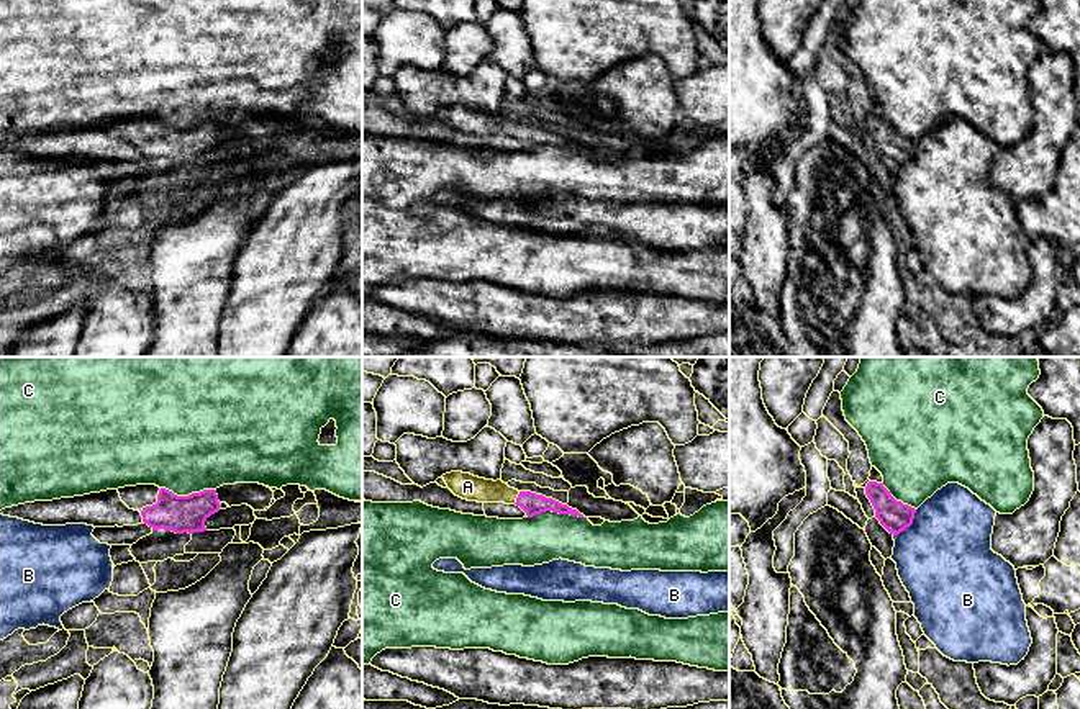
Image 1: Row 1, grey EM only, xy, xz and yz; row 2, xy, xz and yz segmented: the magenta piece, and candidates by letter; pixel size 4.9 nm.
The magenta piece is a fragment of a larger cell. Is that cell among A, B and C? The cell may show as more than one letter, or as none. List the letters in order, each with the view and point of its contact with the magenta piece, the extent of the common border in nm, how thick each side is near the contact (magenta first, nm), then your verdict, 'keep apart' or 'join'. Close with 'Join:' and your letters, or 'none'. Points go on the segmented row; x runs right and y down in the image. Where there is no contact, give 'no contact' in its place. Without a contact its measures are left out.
A: xz (517, 498) | 70 nm | 110/130 nm | join
B: yz (908, 526) | 180 nm | 150/480 nm | keep apart
C: xz (556, 511) | 280 nm | 110/240 nm | keep apart
Join: A

